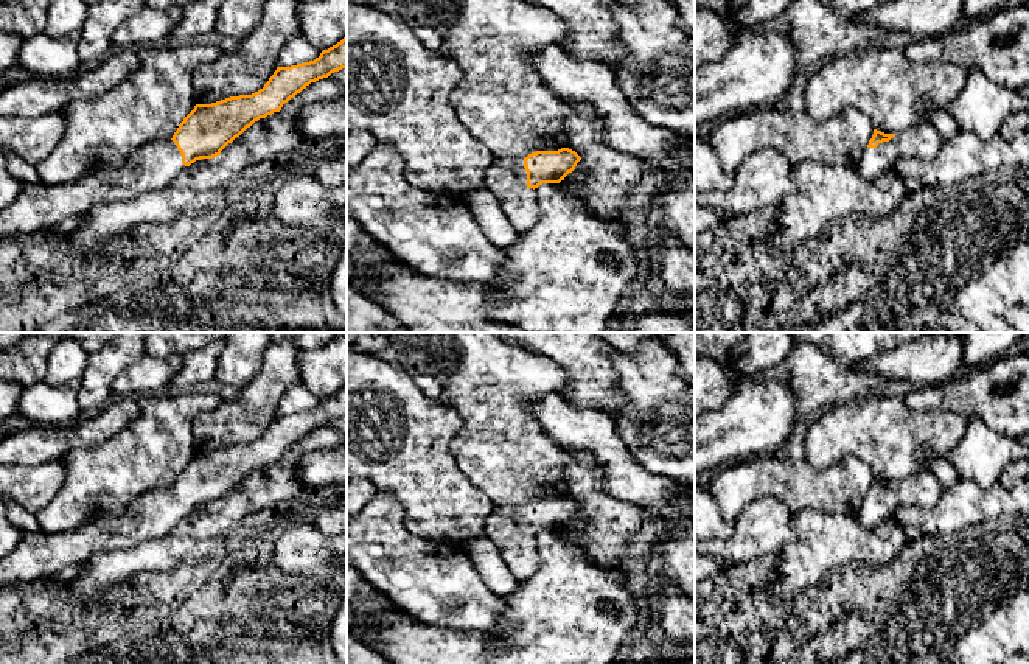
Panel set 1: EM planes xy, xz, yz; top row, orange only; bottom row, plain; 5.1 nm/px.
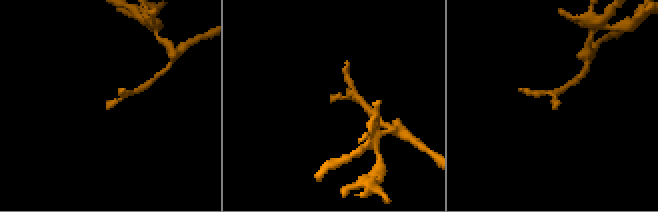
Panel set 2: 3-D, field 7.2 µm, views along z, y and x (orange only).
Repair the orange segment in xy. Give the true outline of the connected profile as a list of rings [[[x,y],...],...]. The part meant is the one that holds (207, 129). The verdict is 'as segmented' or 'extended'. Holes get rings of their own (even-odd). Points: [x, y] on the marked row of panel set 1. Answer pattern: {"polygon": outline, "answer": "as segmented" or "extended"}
{"polygon": [[[347,37],[323,50],[309,62],[277,67],[263,89],[252,95],[230,96],[211,104],[196,104],[183,118],[169,140],[154,140],[141,145],[123,168],[89,174],[61,187],[22,183],[19,196],[0,210],[0,238],[19,238],[51,229],[75,215],[84,215],[96,205],[127,201],[138,194],[157,191],[169,185],[187,166],[201,159],[213,159],[260,118],[280,112],[283,104],[306,89],[311,82],[328,78],[347,68]]], "answer": "extended"}

